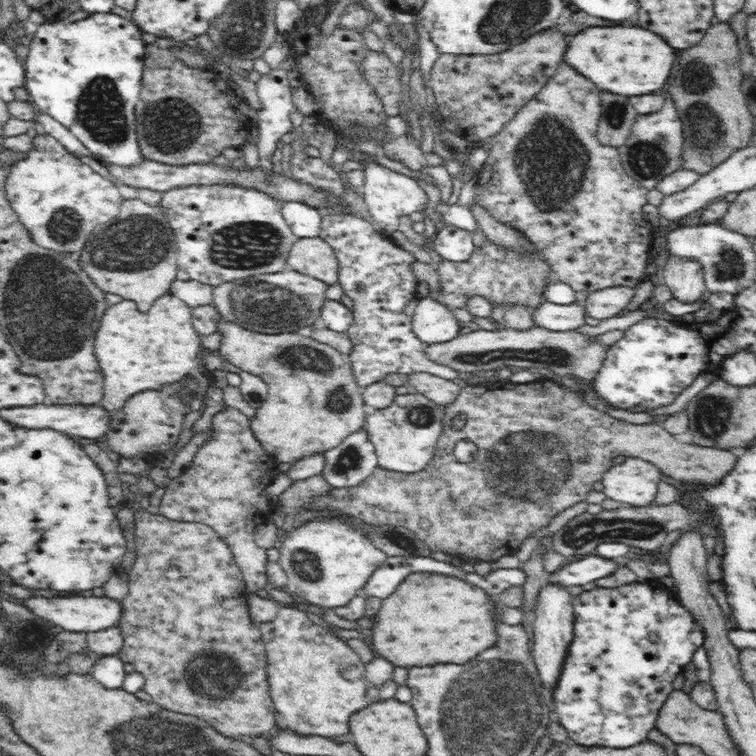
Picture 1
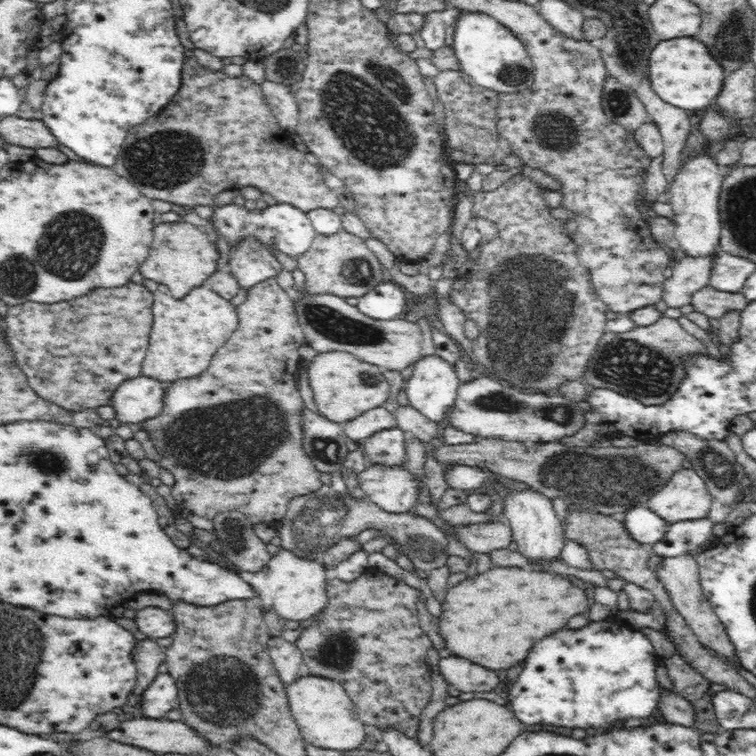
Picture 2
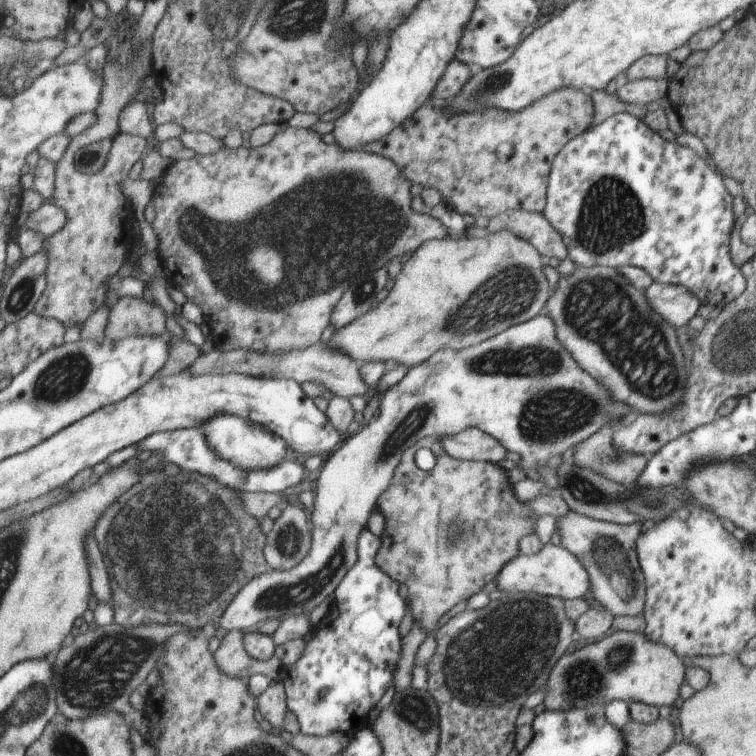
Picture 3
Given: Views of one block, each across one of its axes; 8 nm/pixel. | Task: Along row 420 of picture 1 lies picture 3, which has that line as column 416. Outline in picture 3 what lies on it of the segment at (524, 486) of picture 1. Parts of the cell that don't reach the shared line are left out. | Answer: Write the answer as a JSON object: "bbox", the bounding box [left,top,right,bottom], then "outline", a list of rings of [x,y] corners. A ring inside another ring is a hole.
{"bbox":[377,436,539,635],"outline":[[[435,436],[423,438],[403,452],[390,485],[379,497],[378,512],[385,519],[377,556],[379,570],[403,584],[413,621],[419,622],[419,628],[427,635],[435,634],[443,626],[443,618],[459,602],[469,602],[473,594],[498,576],[507,562],[519,557],[522,537],[535,534],[535,526],[539,526],[539,518],[527,512],[527,502],[519,498],[519,490],[515,490],[515,482],[511,482],[511,474],[503,466],[495,462],[453,460]],[[420,448],[429,449],[433,454],[435,466],[431,470],[423,471],[415,466],[414,454]]]}

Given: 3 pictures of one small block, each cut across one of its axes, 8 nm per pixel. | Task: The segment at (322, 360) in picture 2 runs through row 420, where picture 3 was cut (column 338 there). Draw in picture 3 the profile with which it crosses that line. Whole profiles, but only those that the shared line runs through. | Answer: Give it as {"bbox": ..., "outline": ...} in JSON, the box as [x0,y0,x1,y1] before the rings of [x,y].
{"bbox":[329,230,549,365],"outline":[[[509,230],[483,237],[432,239],[422,244],[402,264],[401,271],[388,285],[388,294],[379,303],[365,308],[365,314],[331,334],[329,346],[351,360],[422,365],[441,349],[462,350],[495,337],[503,330],[539,315],[549,298],[549,286],[543,276],[543,257],[530,242]]]}

